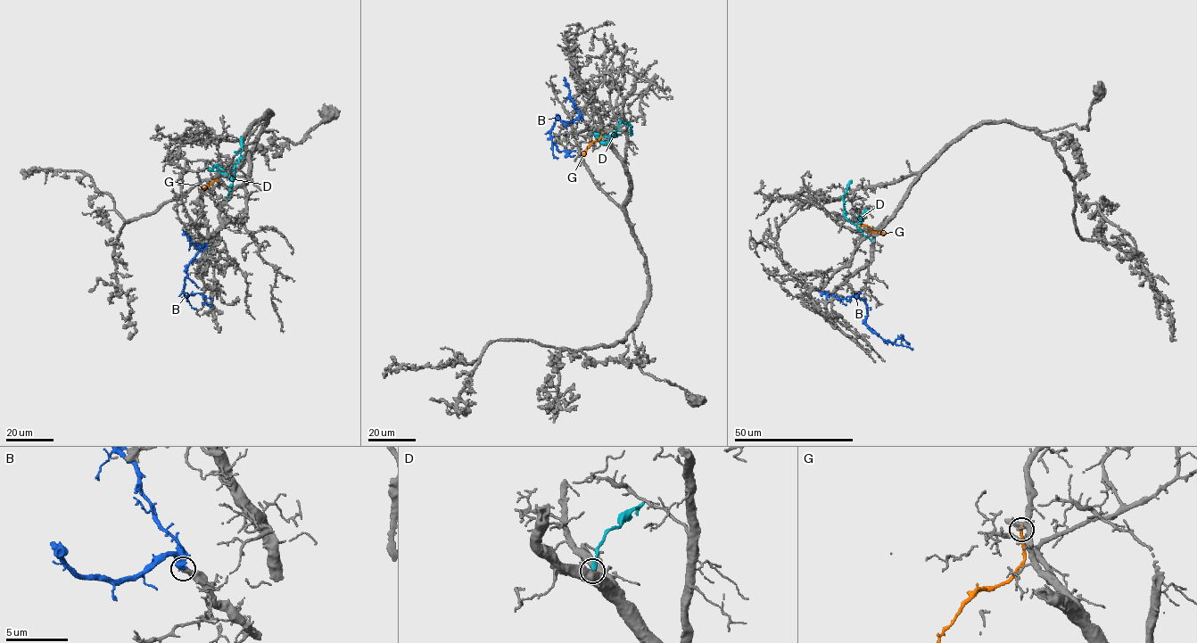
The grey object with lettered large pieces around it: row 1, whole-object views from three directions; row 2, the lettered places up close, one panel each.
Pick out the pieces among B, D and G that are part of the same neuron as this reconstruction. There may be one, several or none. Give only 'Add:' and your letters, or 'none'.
Add: B

